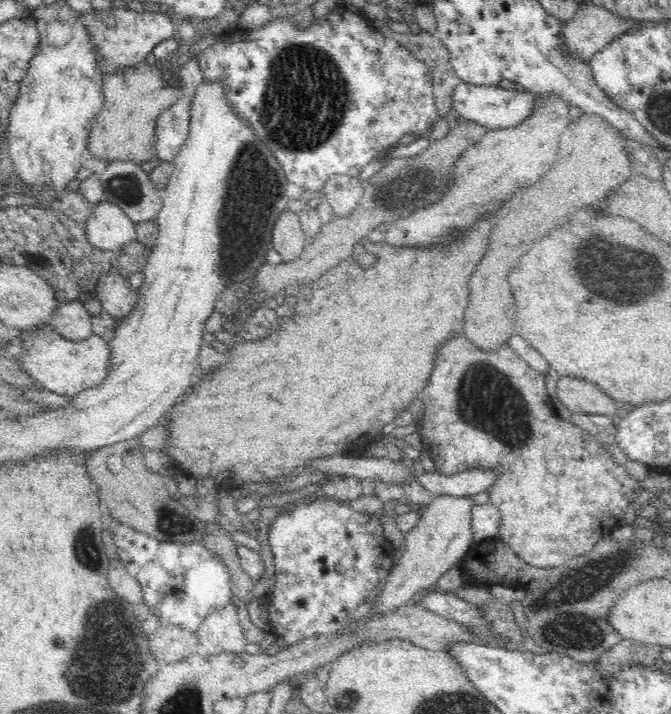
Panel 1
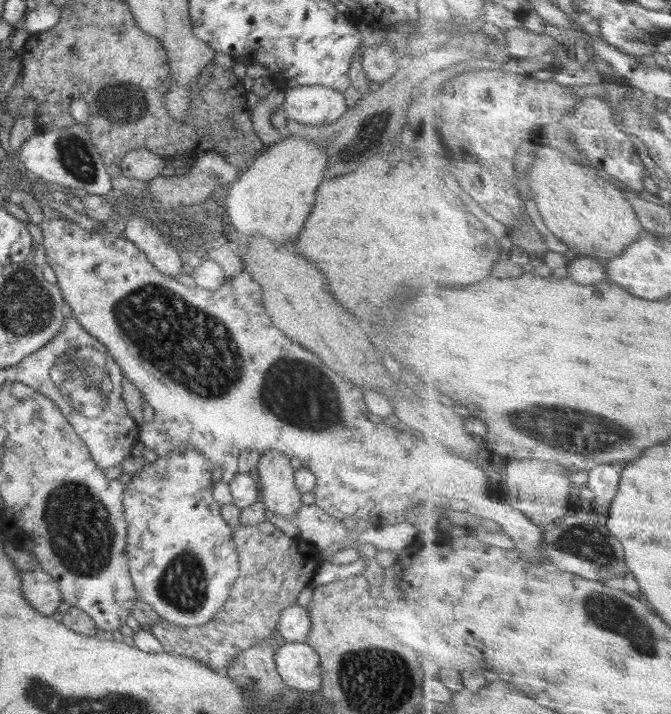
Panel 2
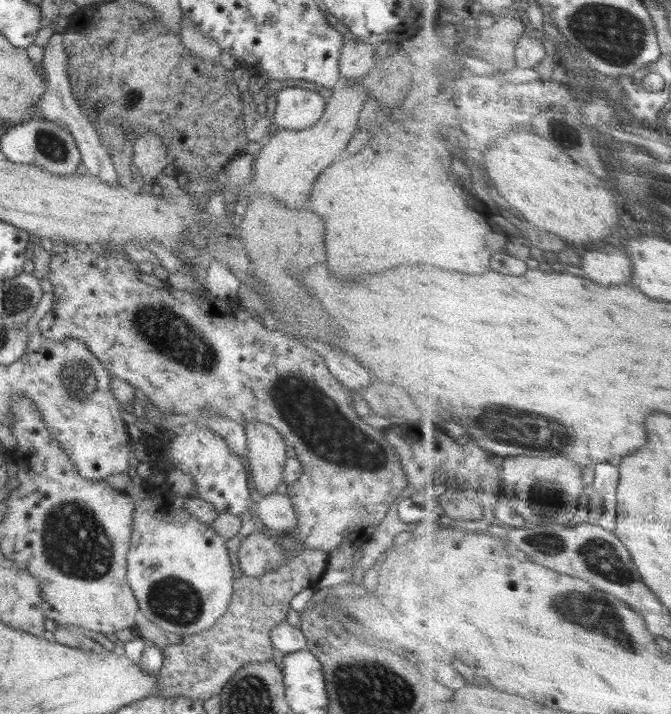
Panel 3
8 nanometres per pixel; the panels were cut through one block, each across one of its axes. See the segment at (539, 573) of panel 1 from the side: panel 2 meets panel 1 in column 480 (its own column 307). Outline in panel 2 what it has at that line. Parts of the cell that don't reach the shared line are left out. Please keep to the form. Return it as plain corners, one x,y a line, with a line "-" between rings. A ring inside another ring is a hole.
269,521
256,525
241,524
233,533
233,540
240,558
239,575
224,608
221,608
210,622
200,626
178,626
162,619
148,628
168,654
180,654
194,659
218,672
226,671
230,662
243,650
248,650
273,634
272,631
277,628
282,610
296,603
301,590
310,586
315,570
322,563
322,556
313,544
304,541
299,535
290,538

